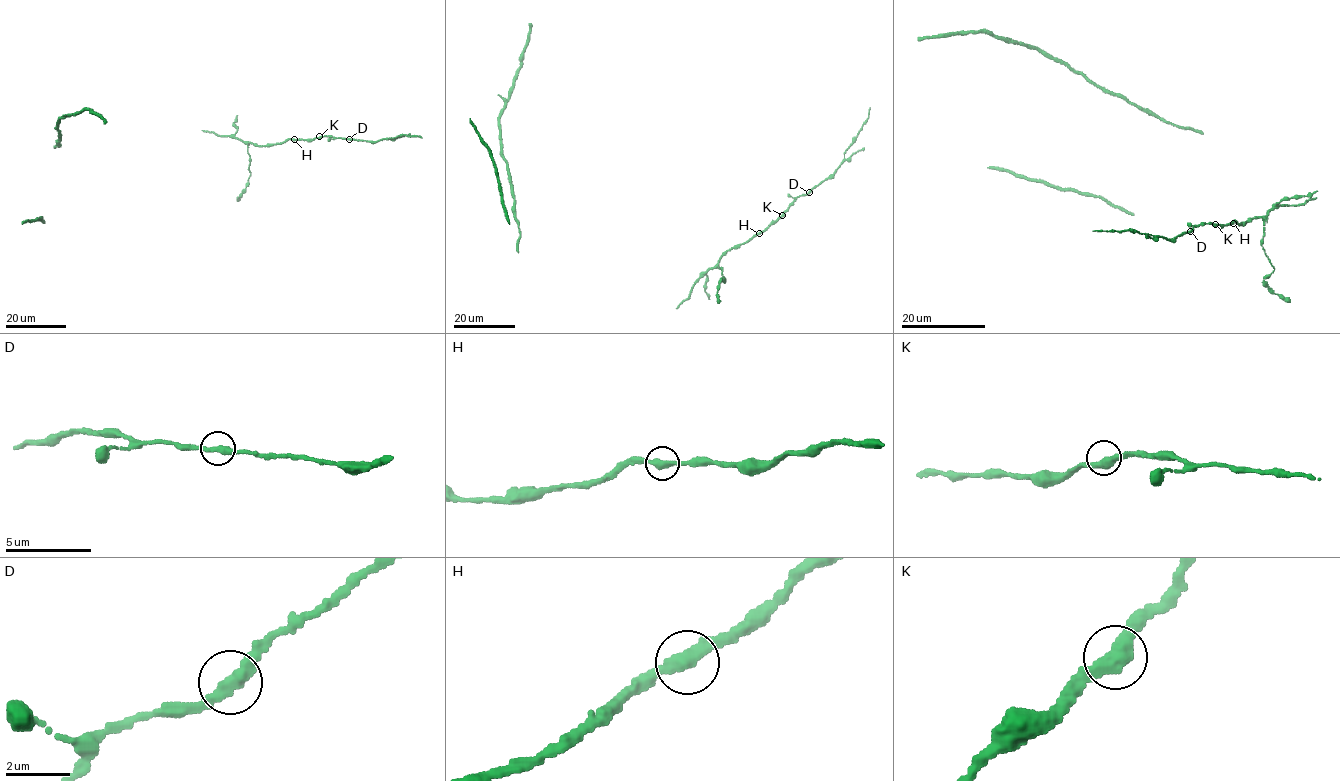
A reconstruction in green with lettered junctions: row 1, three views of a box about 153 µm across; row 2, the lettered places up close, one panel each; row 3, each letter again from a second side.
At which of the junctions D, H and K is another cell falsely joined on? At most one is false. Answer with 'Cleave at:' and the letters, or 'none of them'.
Cleave at: none of them

